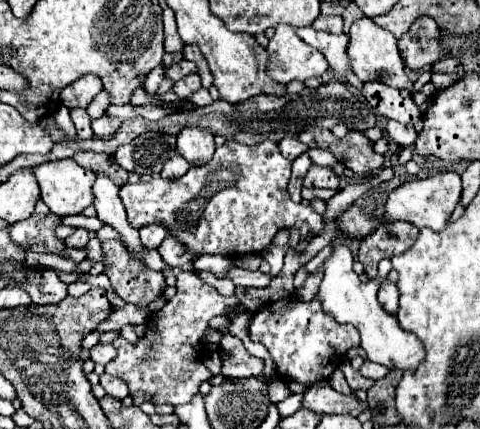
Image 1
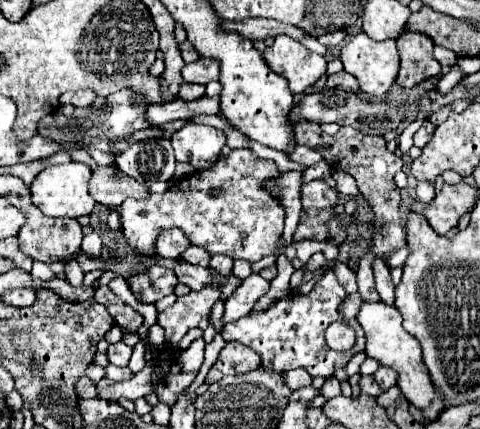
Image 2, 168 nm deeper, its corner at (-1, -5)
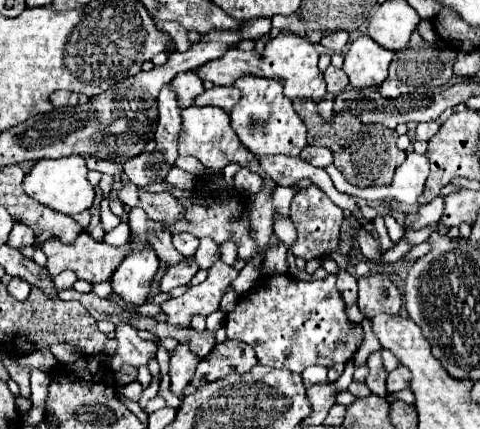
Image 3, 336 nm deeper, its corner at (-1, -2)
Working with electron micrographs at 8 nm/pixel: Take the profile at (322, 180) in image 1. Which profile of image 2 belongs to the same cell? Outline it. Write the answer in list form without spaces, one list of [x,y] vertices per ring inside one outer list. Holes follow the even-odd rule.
[[[312,180],[302,186],[302,206],[306,218],[298,224],[294,240],[326,240],[326,220],[332,216],[332,208],[338,204],[338,192],[324,180]]]

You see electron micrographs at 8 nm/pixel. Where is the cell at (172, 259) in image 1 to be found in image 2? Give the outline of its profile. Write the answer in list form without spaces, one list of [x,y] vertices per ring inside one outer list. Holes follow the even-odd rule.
[[[188,246],[180,258],[182,262],[188,262],[188,264],[198,264],[198,266],[208,266],[208,260],[210,260],[210,254],[204,252],[200,246]]]

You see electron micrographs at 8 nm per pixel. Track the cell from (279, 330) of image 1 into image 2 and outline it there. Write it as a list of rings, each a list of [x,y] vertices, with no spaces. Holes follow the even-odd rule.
[[[332,270],[324,274],[324,278],[314,286],[310,294],[288,294],[280,298],[272,308],[264,312],[256,312],[250,316],[244,316],[232,324],[226,324],[222,328],[222,338],[226,342],[240,342],[244,346],[250,346],[254,352],[260,354],[262,366],[268,372],[288,372],[294,368],[304,368],[312,378],[322,376],[330,378],[338,368],[344,368],[352,354],[362,352],[366,338],[356,320],[346,320],[350,328],[358,332],[356,344],[348,352],[334,352],[328,348],[324,340],[324,330],[332,322],[344,322],[344,318],[338,314],[338,304],[346,298],[346,290],[338,284]]]

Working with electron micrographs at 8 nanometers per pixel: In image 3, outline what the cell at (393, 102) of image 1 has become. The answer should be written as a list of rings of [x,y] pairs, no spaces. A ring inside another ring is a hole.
[[[332,65],[324,71],[324,77],[326,77],[326,83],[328,83],[328,93],[342,93],[346,87],[348,87],[348,77],[342,69],[334,69]]]

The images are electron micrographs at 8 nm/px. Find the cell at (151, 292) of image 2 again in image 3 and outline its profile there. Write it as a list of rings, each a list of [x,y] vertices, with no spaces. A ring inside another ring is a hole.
[[[182,261],[178,265],[168,267],[166,275],[162,277],[160,291],[172,291],[174,287],[180,287],[180,285],[190,283],[190,279],[196,275],[196,271],[198,271],[198,267],[196,267],[194,261]]]

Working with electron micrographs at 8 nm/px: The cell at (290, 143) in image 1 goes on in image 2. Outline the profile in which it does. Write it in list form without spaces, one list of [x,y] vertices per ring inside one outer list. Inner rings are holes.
[[[294,146],[294,150],[290,150],[290,152],[286,152],[286,154],[288,154],[288,158],[290,158],[292,162],[298,162],[298,164],[304,164],[306,168],[322,160],[320,152],[312,150],[312,148],[308,148],[308,146]]]

